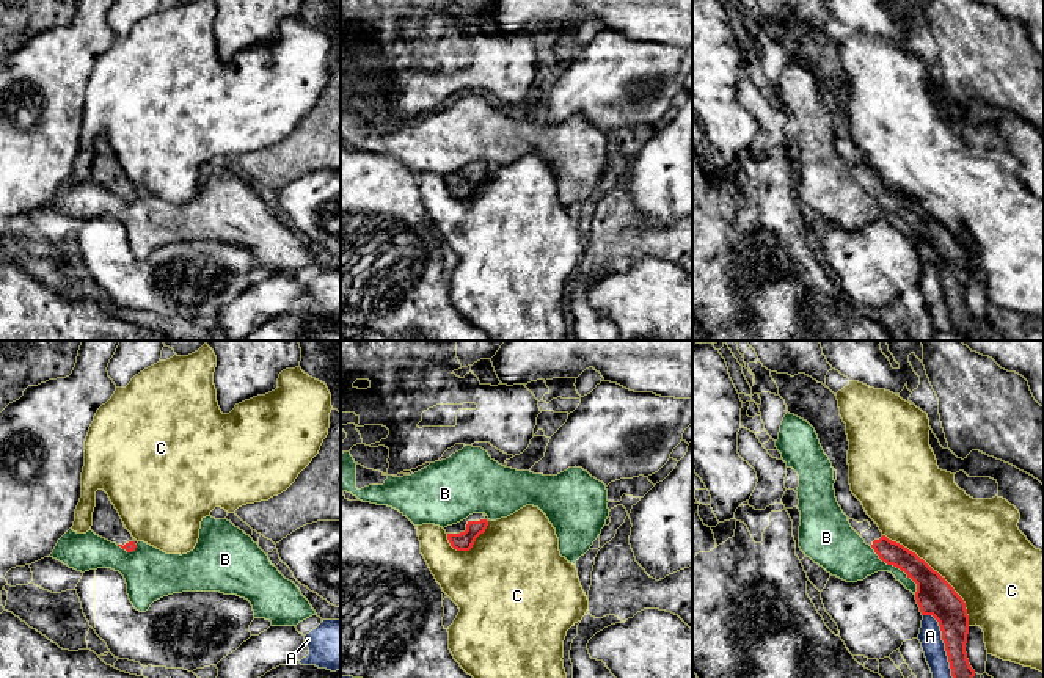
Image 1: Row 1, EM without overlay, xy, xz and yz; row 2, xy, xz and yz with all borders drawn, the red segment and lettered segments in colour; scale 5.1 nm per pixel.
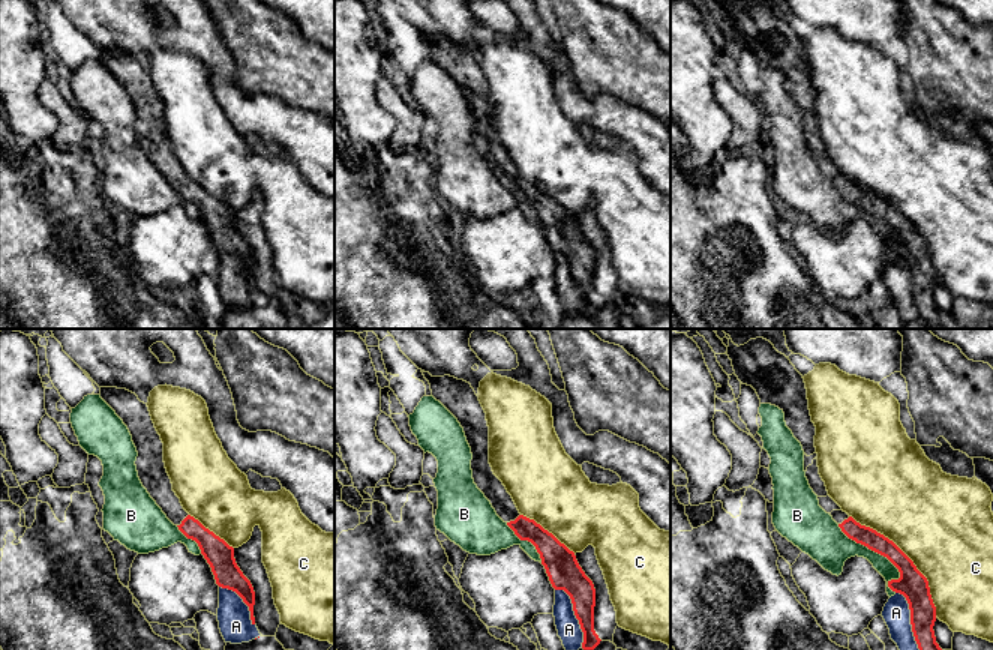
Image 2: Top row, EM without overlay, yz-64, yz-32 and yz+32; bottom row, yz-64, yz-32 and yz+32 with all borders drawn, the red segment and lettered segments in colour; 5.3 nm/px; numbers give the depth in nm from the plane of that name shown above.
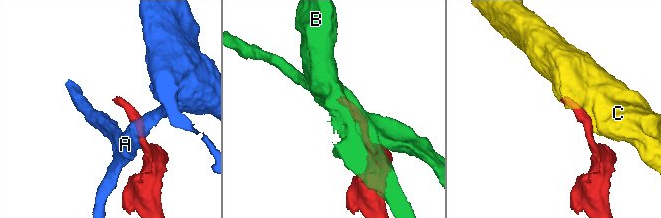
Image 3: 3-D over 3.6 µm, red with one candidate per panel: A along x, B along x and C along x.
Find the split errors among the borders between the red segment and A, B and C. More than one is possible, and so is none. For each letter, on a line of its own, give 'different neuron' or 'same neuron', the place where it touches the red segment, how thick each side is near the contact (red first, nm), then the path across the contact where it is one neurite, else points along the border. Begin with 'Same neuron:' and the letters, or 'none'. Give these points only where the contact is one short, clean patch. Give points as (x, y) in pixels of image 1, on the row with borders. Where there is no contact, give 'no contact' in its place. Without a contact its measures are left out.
Same neuron: none
A: different neuron | yz (944, 642) | 190/120 nm
B: different neuron | yz (897, 567) | 190/220 nm
C: different neuron | yz (936, 572) | 190/460 nm

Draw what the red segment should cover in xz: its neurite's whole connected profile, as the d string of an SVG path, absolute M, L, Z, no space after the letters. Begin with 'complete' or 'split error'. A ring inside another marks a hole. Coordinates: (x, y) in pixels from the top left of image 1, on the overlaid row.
split error; M473 513L466 519L444 527L451 546L457 551L469 551L476 538L485 532L488 521L484 513Z

